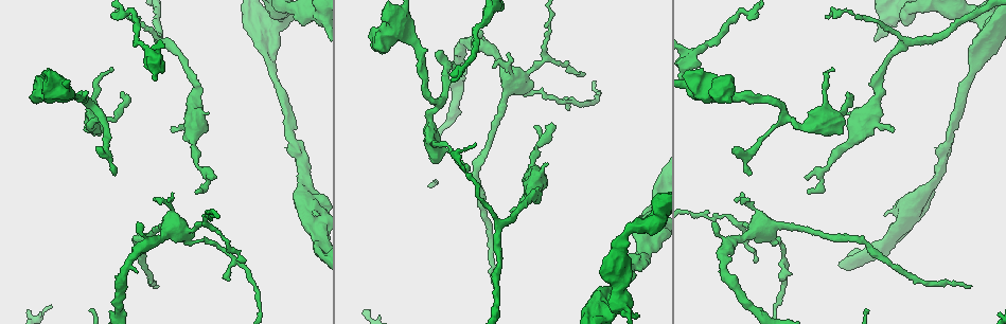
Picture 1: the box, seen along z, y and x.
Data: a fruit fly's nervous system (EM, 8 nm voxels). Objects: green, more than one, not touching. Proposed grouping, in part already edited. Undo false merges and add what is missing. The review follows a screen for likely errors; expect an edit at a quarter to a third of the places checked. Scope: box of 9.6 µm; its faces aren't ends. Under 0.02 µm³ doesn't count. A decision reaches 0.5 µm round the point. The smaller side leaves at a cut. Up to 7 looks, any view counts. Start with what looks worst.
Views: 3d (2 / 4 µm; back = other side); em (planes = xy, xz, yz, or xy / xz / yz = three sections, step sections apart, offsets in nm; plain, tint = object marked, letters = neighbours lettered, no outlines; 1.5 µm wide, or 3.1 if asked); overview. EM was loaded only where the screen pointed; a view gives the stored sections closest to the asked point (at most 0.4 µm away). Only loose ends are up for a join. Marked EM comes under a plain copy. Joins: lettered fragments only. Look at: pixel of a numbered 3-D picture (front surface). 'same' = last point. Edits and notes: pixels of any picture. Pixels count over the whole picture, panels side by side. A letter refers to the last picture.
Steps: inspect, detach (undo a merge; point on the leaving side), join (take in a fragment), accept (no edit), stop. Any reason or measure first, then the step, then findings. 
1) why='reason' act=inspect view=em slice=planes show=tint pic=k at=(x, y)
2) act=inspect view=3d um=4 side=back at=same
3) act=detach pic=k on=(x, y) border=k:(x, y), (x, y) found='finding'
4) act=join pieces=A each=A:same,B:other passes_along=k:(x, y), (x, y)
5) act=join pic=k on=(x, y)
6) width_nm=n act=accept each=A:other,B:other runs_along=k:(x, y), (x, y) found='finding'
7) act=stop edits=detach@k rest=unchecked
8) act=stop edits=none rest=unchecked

act=inspect view=em slice=planes show=letters pic=1 at=(111, 69)

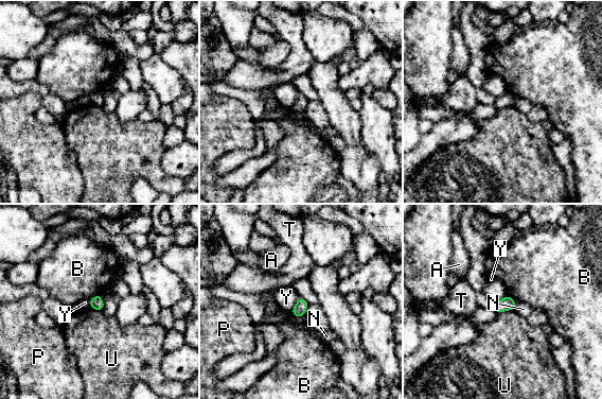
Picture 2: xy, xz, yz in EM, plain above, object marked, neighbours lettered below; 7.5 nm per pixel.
act=accept each=A:other,B:other,N:other,P:other,T:other,U:other,Y:other border=2:(300, 296), (290, 310) found='none of them fits'

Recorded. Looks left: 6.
why='branch stops here' act=inspect view=em slice=planes show=tint pic=1 at=(213, 176)

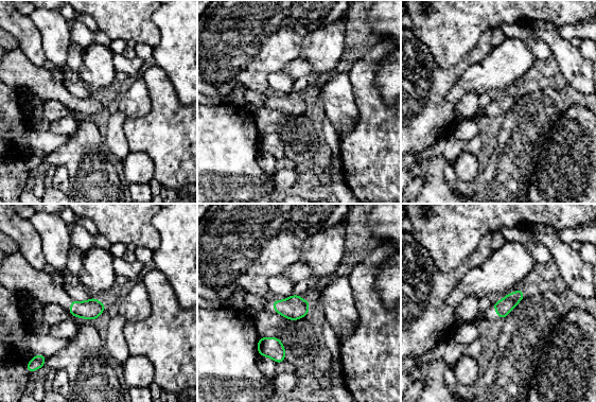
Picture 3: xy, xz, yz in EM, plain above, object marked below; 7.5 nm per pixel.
act=inspect view=em slice=planes show=letters at=same

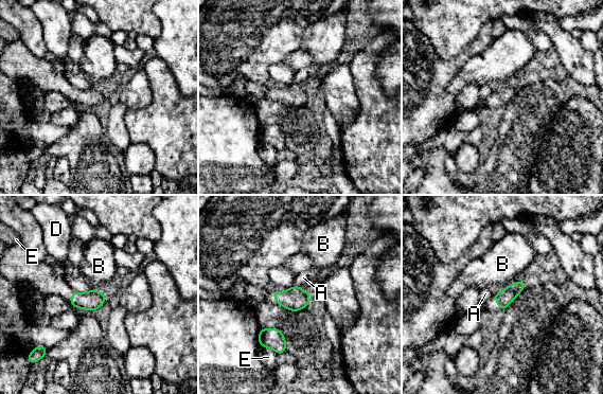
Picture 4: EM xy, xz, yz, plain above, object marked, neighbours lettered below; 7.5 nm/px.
longest_contact=E:160nm act=accept each=A:other,B:other,D:other,E:other found='no lettered fragment goes on from it'

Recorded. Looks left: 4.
why='branch stops here' act=inspect view=3d um=4 pic=1 at=(113, 174)

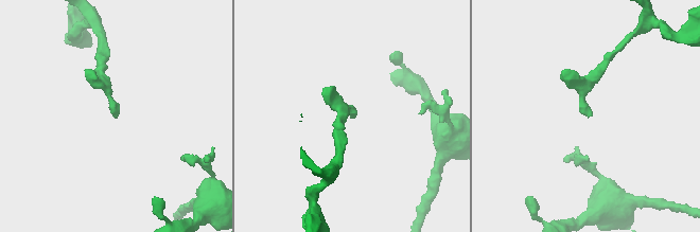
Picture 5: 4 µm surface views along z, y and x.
why='shape alone is not enough' act=inspect view=em slice=xy step=8 show=letters pic=5 at=(113, 114)

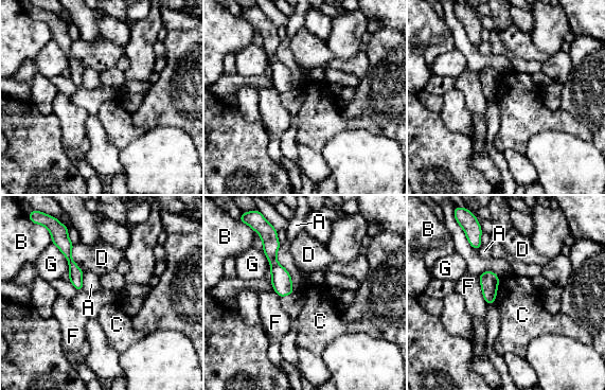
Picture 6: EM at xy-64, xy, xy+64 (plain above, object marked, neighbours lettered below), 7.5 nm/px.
longest_contact=A:380nm act=accept each=A:other,B:other,C:other,D:other,F:other,G:other found='no lettered fragment goes on from it'

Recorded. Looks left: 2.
act=stop edits=none rest=unchecked

